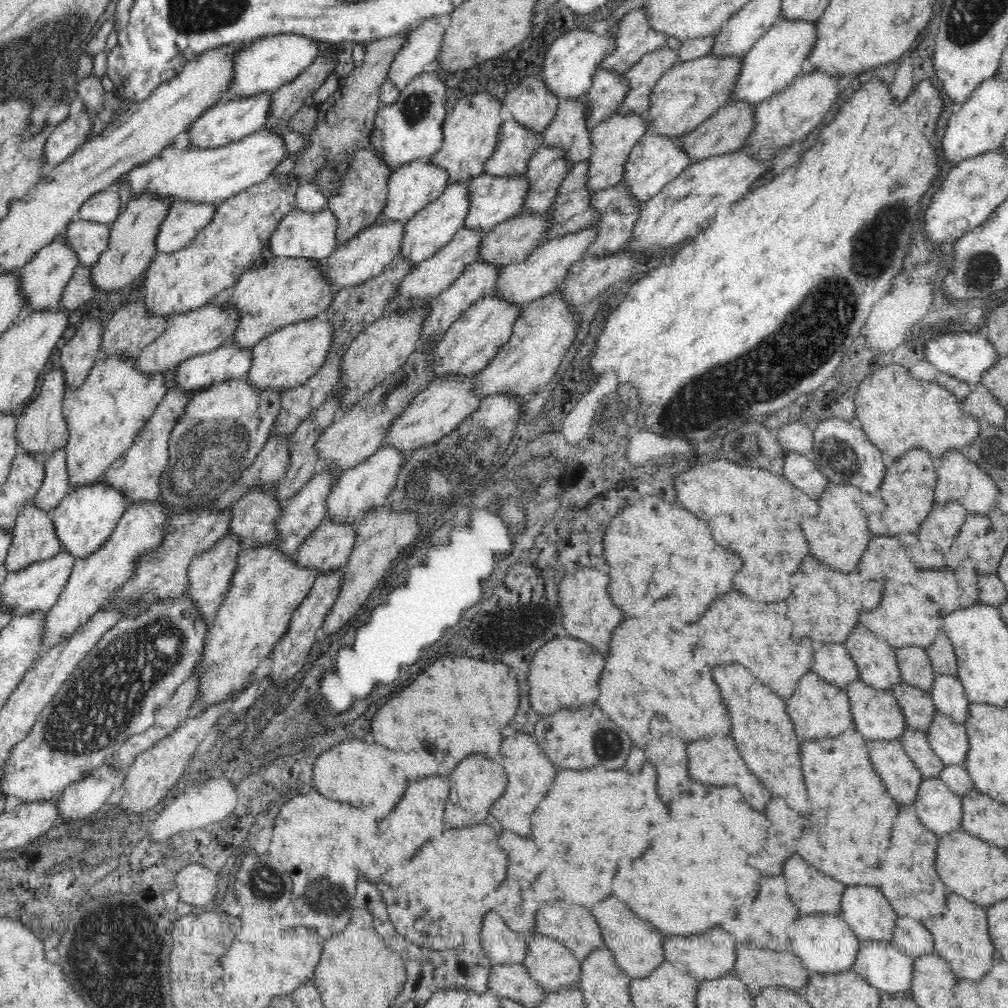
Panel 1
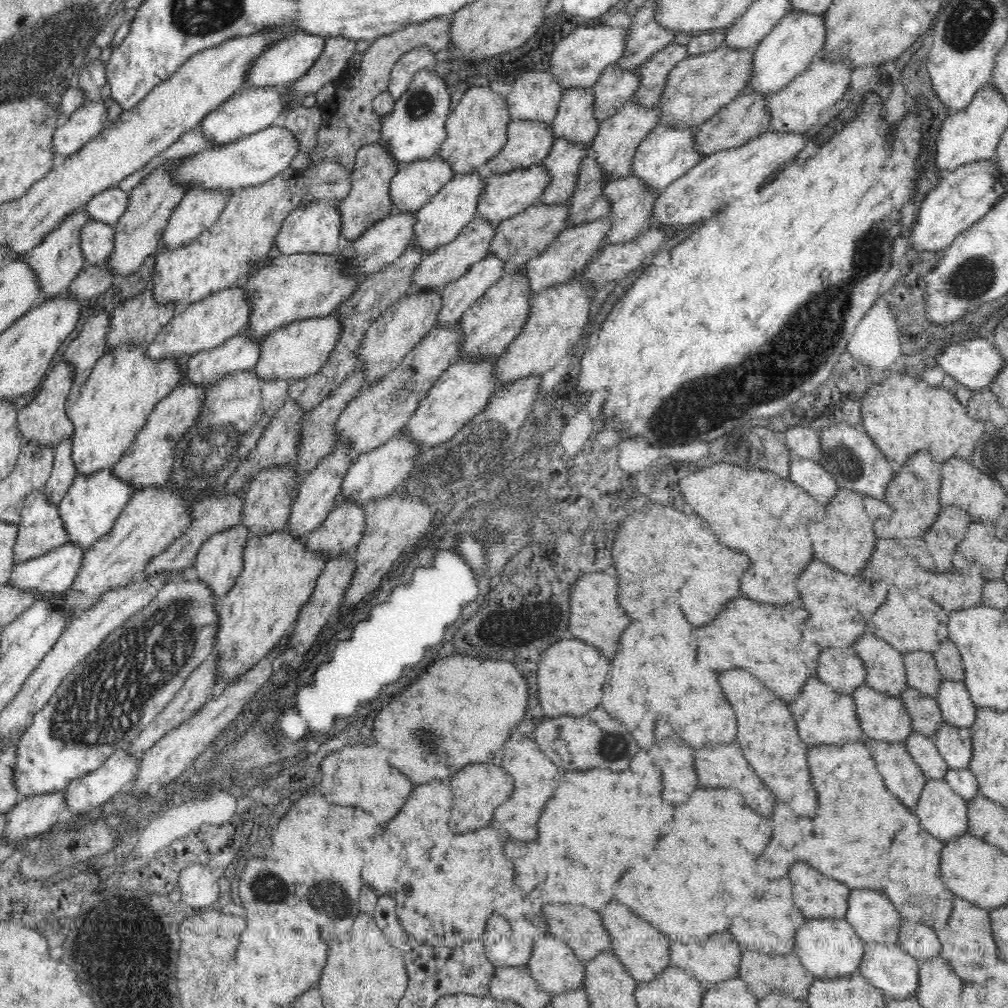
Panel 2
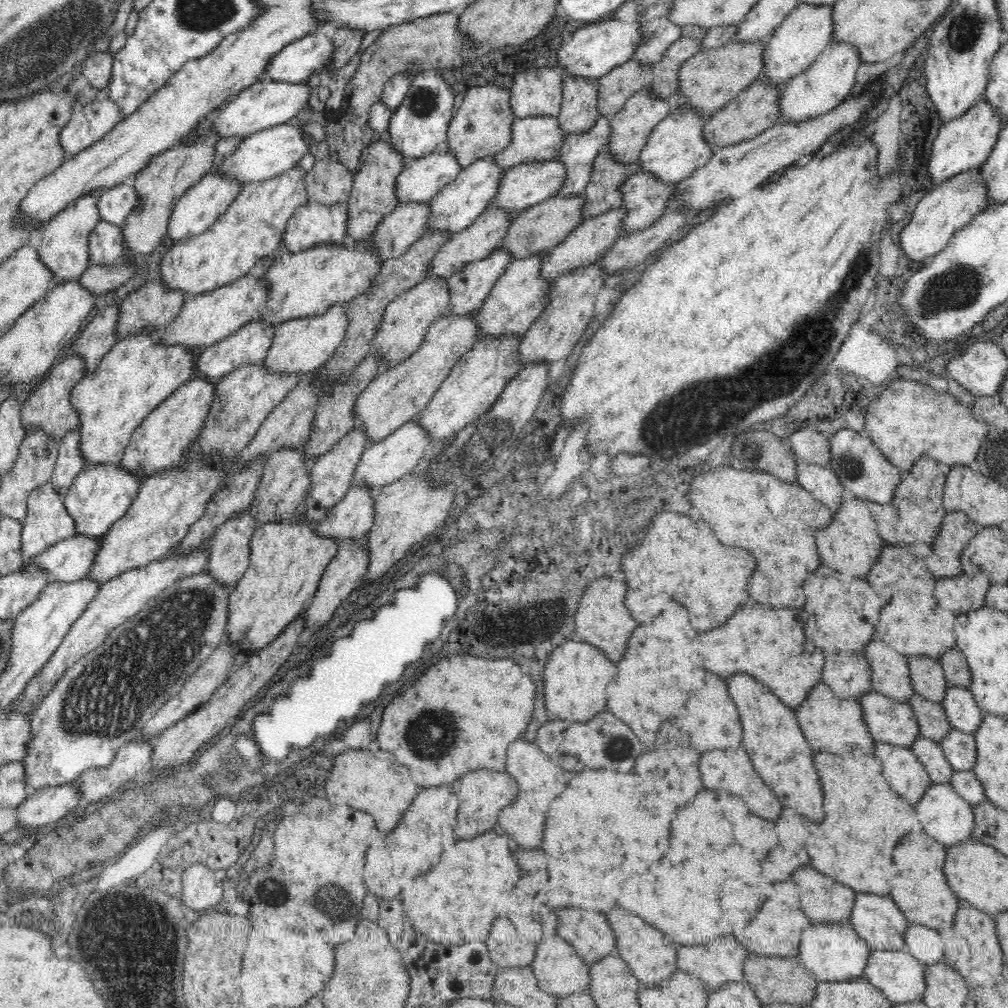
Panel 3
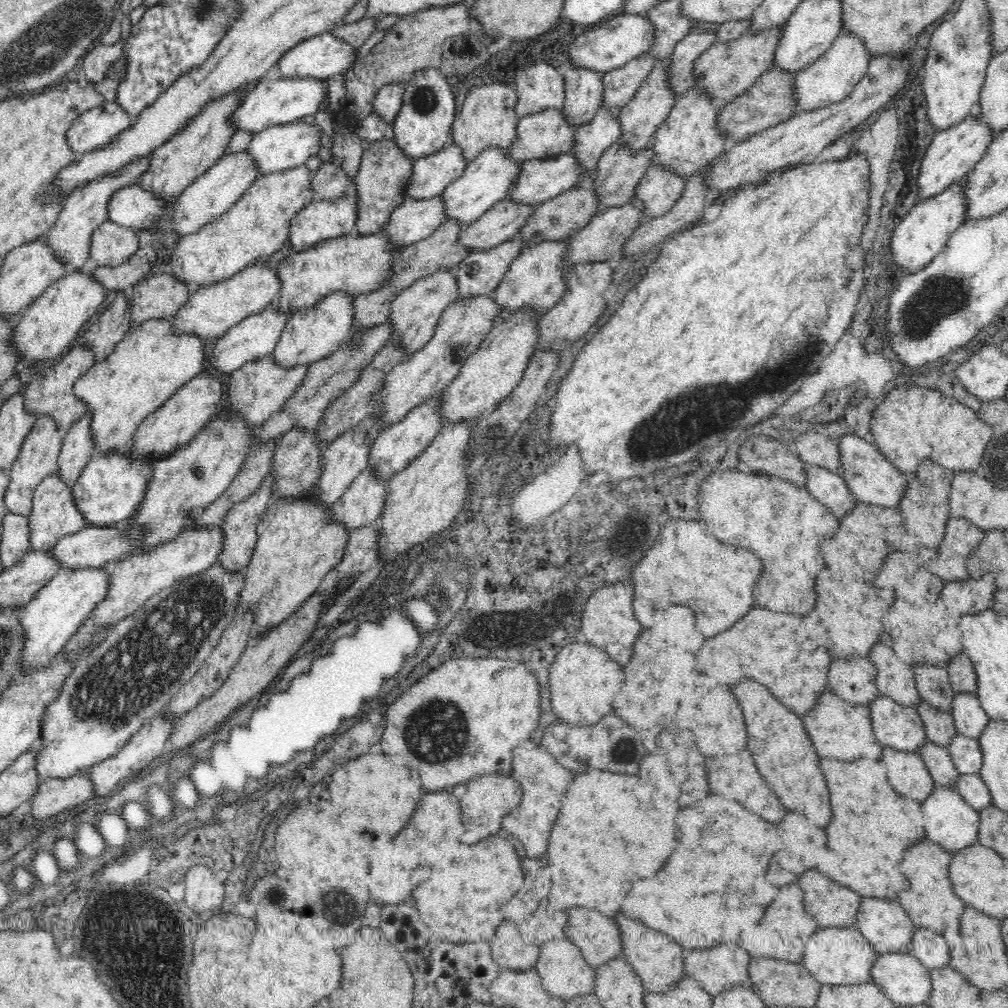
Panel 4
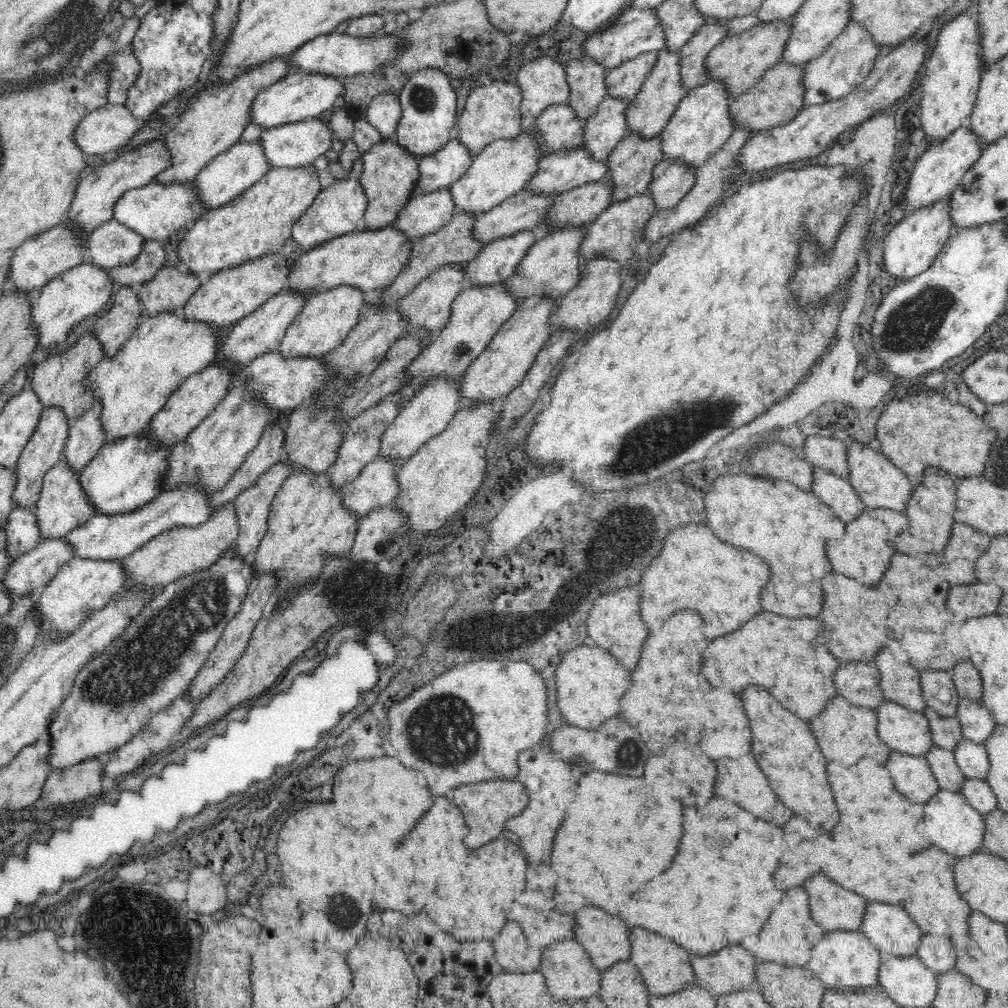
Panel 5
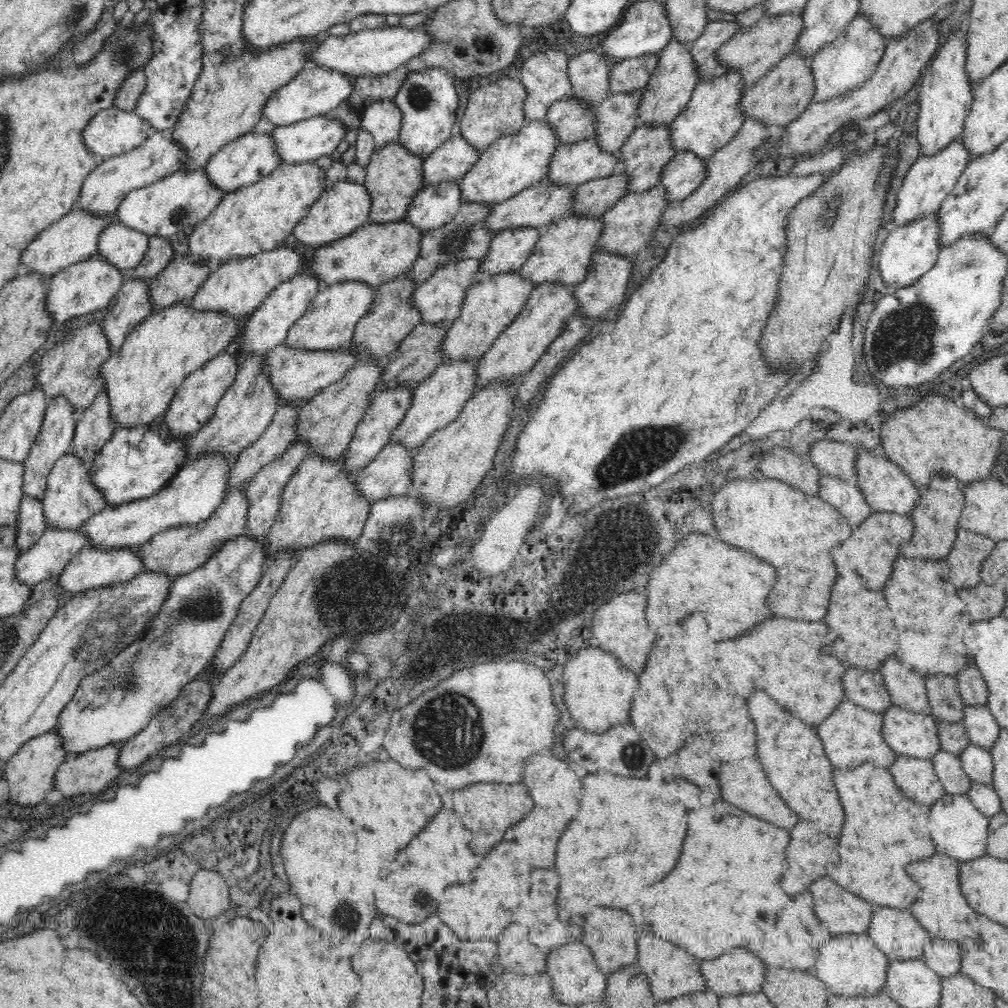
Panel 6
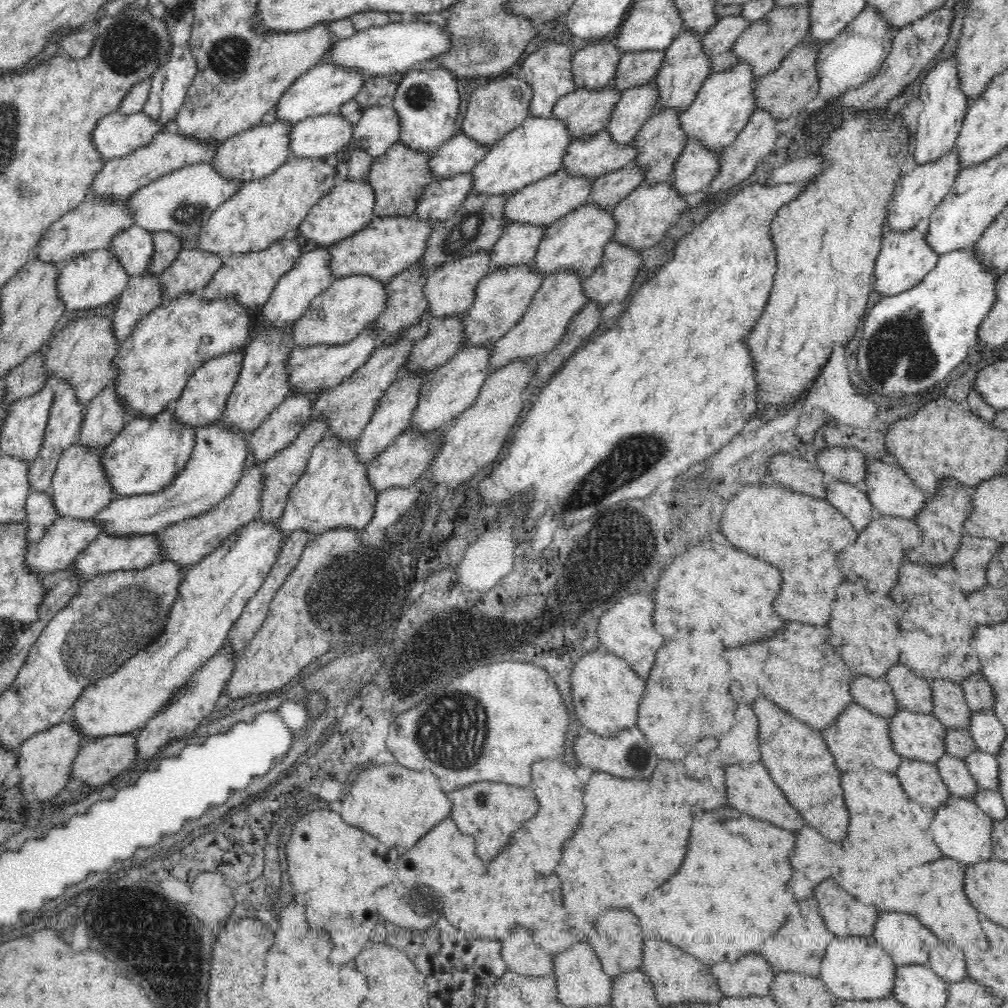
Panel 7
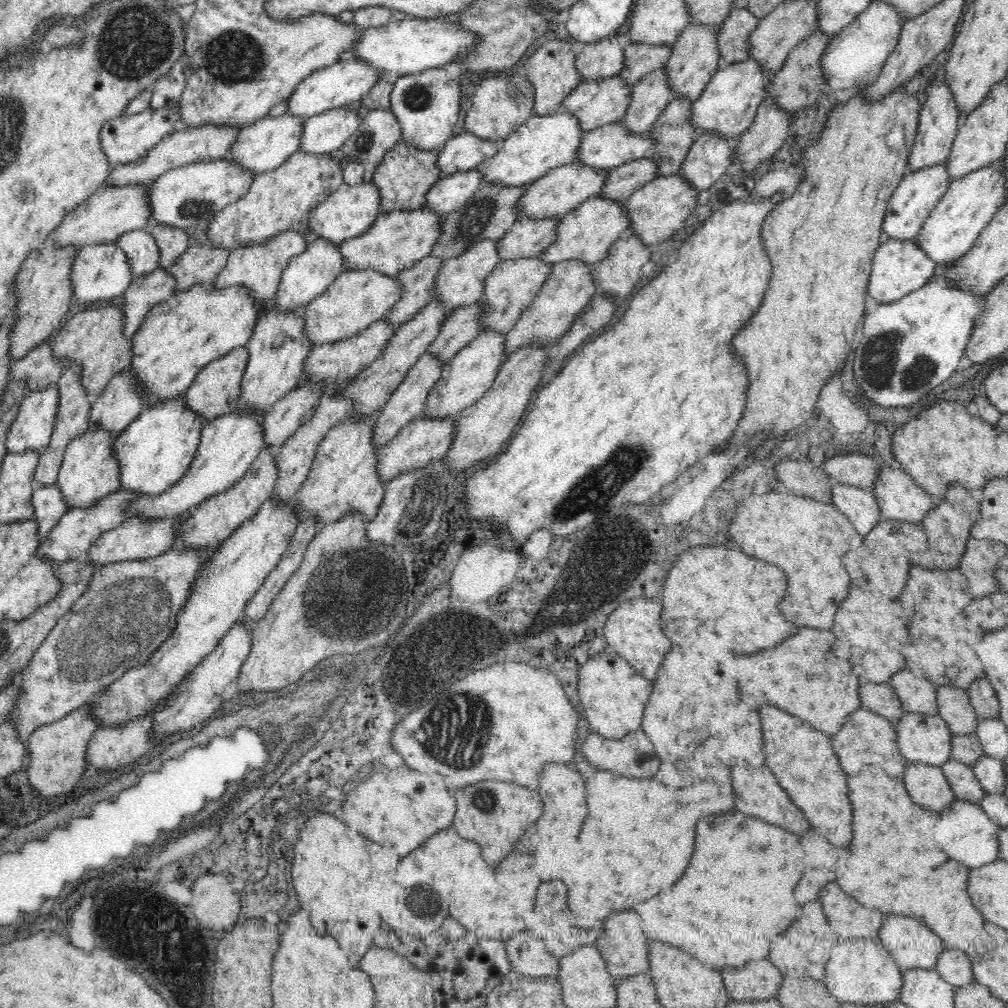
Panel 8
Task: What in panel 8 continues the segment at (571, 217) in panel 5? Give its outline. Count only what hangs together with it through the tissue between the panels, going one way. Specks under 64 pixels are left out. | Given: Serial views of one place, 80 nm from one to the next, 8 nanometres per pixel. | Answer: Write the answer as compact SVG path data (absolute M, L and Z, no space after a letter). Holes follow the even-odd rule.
M651 158L634 159L609 169L609 175L600 195L625 202L636 189L642 188L655 177L656 169L656 162Z

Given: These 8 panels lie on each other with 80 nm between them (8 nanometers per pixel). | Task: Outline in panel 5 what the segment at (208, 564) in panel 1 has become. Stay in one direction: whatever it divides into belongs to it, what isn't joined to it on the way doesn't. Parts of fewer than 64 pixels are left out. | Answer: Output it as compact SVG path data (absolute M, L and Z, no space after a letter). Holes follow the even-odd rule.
M283 455L282 462L273 465L264 475L260 475L247 491L242 492L236 499L236 512L238 535L237 539L231 546L231 554L236 554L237 558L249 559L254 555L256 548L259 547L260 541L266 533L266 525L269 519L269 509L272 508L272 502L276 498L276 494L281 490L282 483L293 472L292 467L285 462Z

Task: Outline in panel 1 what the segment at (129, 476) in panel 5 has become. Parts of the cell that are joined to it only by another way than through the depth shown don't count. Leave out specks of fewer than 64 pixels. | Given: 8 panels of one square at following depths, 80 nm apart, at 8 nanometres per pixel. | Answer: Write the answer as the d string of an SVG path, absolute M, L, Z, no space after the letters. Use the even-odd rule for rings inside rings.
M100 476L95 483L87 486L71 487L60 505L50 513L62 550L69 551L69 554L77 559L84 559L94 554L115 531L116 523L128 506L124 493L117 491L116 487L109 486L104 476Z

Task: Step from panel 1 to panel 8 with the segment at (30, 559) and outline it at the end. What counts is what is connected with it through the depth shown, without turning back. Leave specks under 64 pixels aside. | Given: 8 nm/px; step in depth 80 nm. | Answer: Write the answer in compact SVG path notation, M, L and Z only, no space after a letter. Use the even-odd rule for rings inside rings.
M100 429L100 432L86 432L68 444L56 483L70 510L92 507L98 500L120 488L120 461L114 451L116 439L114 434Z

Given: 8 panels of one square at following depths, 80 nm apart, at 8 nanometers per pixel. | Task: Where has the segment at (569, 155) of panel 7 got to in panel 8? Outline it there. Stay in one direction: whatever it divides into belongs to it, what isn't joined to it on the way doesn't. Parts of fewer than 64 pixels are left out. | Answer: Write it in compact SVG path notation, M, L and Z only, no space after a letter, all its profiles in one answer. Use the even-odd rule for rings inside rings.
M615 121L585 132L576 152L576 163L593 168L613 169L655 151L656 140L628 130L623 121Z

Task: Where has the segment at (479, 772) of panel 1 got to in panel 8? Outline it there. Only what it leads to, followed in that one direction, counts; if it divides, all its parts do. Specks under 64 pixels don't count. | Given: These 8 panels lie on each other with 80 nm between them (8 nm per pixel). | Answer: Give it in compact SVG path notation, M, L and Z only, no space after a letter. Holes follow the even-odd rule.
M482 780L478 784L455 789L454 797L457 807L452 826L460 837L474 840L482 846L482 856L488 864L500 864L508 852L512 852L512 844L516 844L524 834L524 828L528 828L528 824L532 824L532 820L542 812L540 796L536 796L534 790L514 783Z

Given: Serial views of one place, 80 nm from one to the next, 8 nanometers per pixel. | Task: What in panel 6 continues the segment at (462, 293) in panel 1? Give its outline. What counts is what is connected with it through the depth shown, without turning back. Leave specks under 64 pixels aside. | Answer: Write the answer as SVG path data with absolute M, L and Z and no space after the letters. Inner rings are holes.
M504 228L494 237L488 254L480 260L481 276L496 276L502 272L518 271L532 256L539 239L536 228Z

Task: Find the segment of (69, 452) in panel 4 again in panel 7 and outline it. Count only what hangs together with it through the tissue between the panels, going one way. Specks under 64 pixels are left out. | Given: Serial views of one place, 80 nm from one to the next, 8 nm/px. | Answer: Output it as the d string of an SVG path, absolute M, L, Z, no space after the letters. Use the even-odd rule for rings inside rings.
M110 381L104 387L96 398L93 398L84 408L84 416L81 423L81 432L79 442L82 447L106 448L112 443L114 437L124 429L124 425L130 419L129 410L126 406L121 406L117 400L117 394L114 390L114 381Z

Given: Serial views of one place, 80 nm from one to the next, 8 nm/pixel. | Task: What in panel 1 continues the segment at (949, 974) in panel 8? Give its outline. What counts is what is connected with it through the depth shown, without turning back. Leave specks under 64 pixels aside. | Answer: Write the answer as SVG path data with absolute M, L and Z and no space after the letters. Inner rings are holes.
M910 917L898 919L892 942L914 958L935 953L936 950L932 932L928 932L928 929Z

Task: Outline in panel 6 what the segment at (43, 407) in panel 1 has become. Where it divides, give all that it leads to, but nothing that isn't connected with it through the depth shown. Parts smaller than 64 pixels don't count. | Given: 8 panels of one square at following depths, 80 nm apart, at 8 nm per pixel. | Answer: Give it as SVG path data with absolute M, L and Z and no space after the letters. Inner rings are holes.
M101 315L90 317L83 327L66 331L63 340L56 336L49 342L37 372L38 387L41 387L49 400L54 396L65 396L80 413L92 404L101 390L105 390L100 368L112 353L109 341L105 338Z

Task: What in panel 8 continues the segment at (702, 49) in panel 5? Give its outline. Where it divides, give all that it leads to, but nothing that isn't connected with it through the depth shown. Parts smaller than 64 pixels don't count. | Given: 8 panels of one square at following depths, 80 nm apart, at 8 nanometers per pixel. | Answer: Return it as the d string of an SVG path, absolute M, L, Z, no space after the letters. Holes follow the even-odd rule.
M747 7L733 8L729 13L717 36L721 64L744 62L750 58L750 34L760 24L760 20Z

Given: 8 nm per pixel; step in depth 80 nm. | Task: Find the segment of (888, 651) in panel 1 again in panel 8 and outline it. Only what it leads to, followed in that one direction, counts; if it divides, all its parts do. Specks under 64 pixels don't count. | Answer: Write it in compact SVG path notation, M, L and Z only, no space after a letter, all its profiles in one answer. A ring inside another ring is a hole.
M902 670L891 676L891 686L909 713L936 716L938 713L937 685L912 670Z

